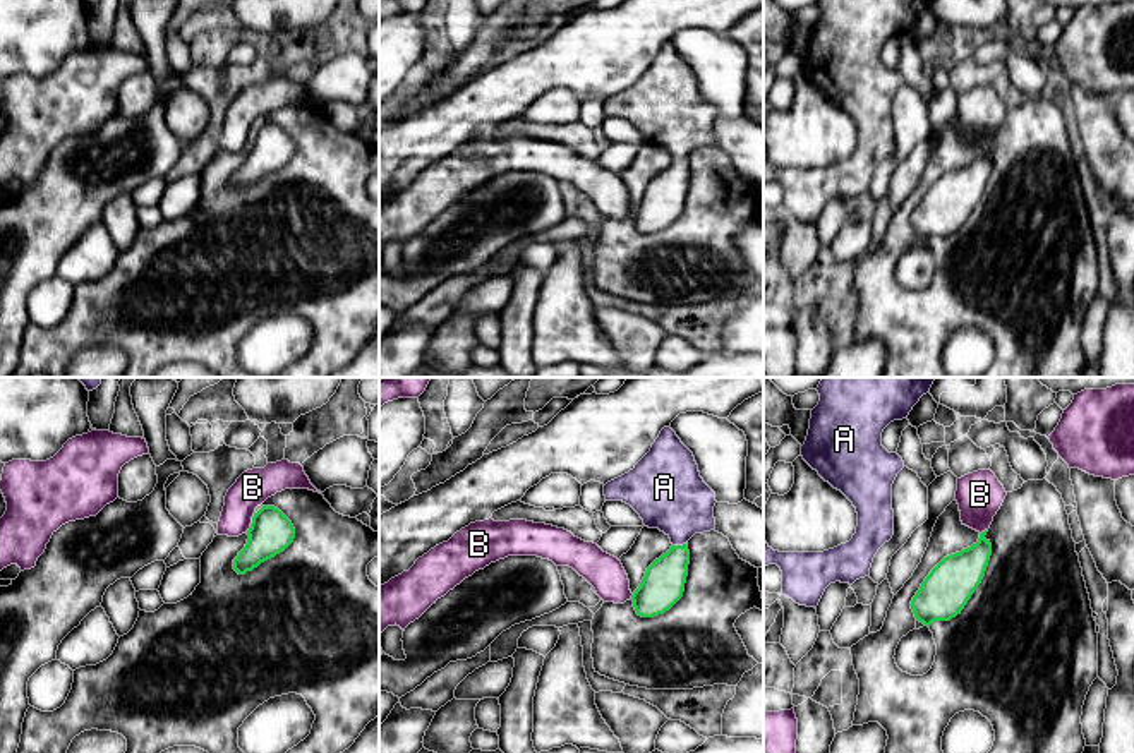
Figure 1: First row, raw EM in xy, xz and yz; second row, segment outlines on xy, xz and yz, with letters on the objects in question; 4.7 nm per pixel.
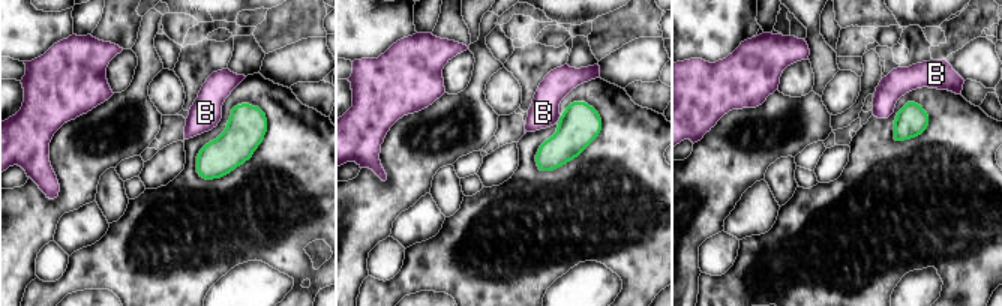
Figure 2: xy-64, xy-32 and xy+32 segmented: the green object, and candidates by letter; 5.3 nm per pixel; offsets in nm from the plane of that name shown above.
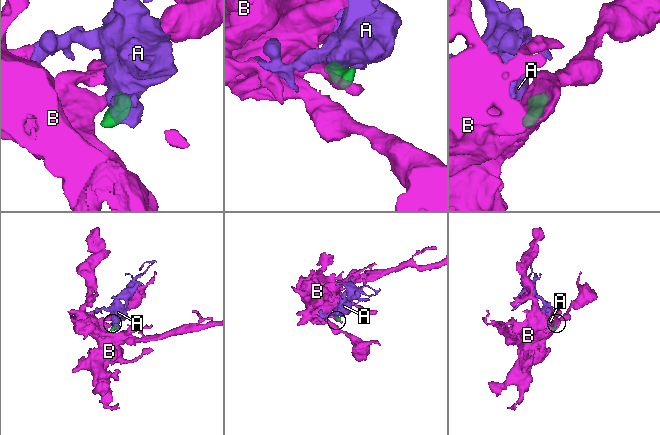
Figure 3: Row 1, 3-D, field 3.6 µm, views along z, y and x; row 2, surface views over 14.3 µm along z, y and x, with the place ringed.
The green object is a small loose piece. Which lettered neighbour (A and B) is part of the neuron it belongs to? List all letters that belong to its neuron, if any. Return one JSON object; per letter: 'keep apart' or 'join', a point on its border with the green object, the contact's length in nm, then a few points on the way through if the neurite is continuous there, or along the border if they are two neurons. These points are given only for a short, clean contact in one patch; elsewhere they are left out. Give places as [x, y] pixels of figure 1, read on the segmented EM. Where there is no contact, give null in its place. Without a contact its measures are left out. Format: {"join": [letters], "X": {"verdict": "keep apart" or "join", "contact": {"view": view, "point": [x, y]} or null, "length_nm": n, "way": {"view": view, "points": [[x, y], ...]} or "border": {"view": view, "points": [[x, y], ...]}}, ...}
{"join": ["A"], "A": {"verdict": "join", "contact": {"view": "xz", "point": [678, 546]}, "length_nm": 70, "way": {"view": "xz", "points": [[663, 585], [678, 556], [678, 546], [678, 508], [669, 494]]}}, "B": {"verdict": "keep apart", "contact": {"view": "xy", "point": [253, 522]}, "length_nm": 100, "border": {"view": "xy", "points": [[254, 512], [253, 522], [246, 530]]}}}

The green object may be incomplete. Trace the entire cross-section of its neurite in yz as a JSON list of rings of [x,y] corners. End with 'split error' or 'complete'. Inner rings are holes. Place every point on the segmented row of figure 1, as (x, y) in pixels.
[[[986,532],[980,533],[976,544],[944,557],[930,571],[911,600],[916,621],[930,626],[961,614],[981,583],[992,556],[992,544],[985,539]]]; complete

